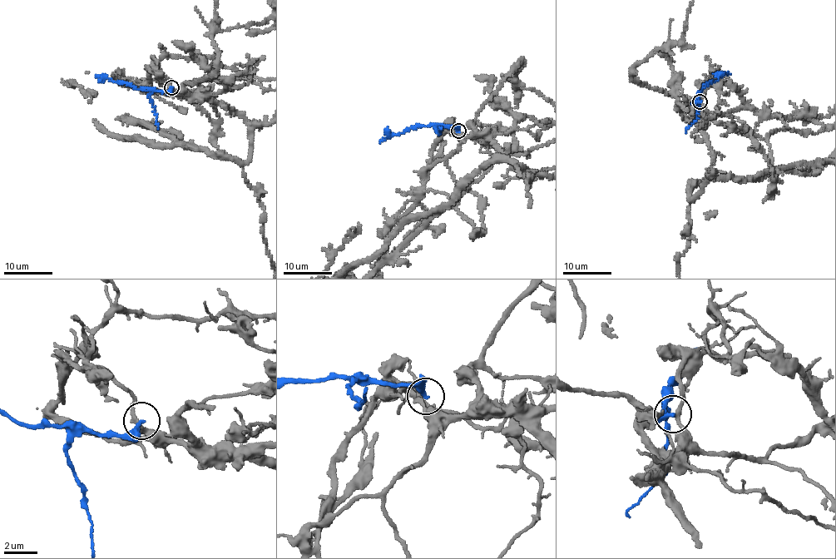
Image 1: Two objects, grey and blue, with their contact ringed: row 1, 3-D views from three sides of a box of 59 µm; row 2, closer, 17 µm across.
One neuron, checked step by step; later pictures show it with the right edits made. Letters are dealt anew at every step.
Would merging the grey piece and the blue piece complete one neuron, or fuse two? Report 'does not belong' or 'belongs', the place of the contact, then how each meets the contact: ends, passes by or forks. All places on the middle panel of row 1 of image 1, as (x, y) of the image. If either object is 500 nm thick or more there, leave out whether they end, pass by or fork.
does not belong; at (458, 131); grey passes by; blue ends there

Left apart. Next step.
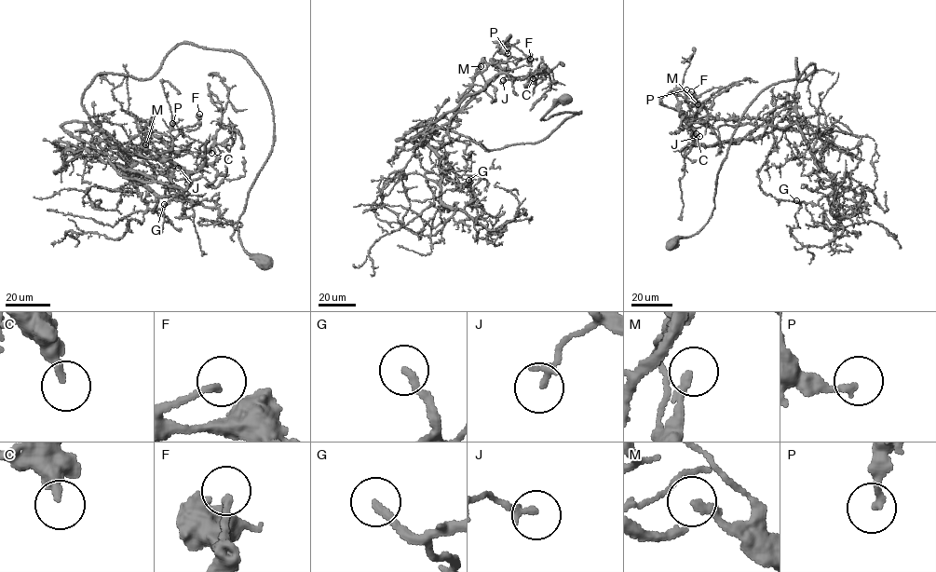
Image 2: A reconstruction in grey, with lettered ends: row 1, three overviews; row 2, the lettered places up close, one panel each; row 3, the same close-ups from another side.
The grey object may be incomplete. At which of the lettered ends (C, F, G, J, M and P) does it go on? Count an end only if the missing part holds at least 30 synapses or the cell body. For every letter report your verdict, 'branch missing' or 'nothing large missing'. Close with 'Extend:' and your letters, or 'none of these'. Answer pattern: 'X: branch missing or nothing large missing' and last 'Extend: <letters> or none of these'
C: nothing large missing
F: nothing large missing
G: branch missing
J: nothing large missing
M: nothing large missing
P: nothing large missing
Extend: G

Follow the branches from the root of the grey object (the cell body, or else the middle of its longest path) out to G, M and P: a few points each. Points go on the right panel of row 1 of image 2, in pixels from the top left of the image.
G: (671, 244), (712, 214), (746, 109), (816, 69), (796, 58), (834, 182), (831, 205), (796, 200)
M: (671, 244), (712, 214), (746, 109), (814, 63), (800, 81), (796, 59), (796, 123), (783, 128), (698, 104)
P: (671, 244), (712, 214), (746, 109), (816, 69), (799, 80), (796, 59), (783, 128), (660, 102), (686, 89)

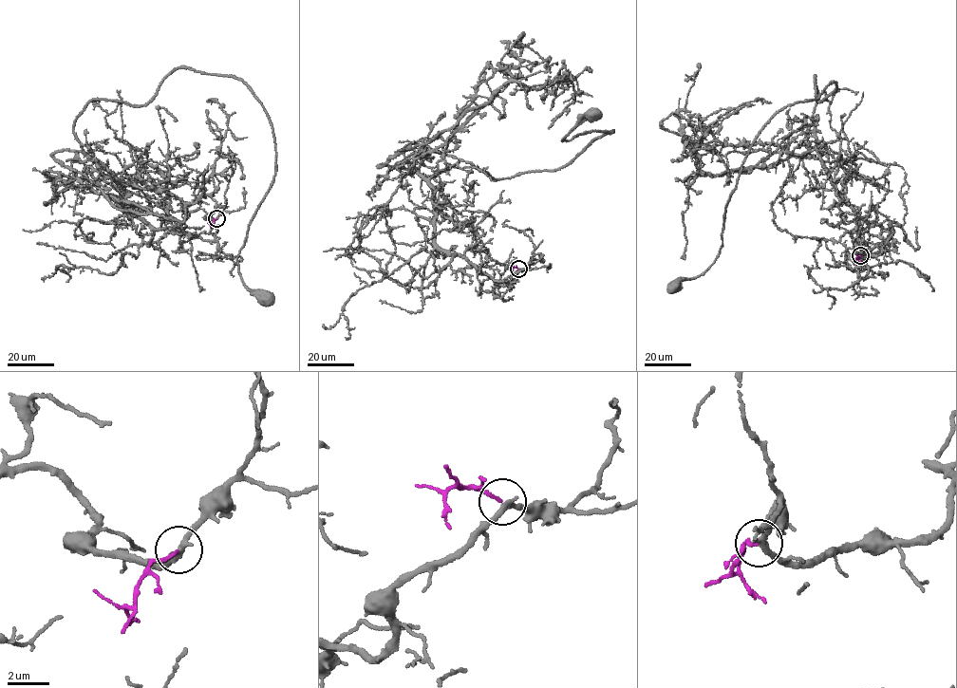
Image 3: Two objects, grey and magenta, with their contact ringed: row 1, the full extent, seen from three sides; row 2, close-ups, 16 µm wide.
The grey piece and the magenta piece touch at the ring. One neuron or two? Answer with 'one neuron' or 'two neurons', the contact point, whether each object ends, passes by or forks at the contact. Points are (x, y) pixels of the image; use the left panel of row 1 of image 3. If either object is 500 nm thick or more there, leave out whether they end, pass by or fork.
one neuron | (216, 218) | grey passes by | magenta ends

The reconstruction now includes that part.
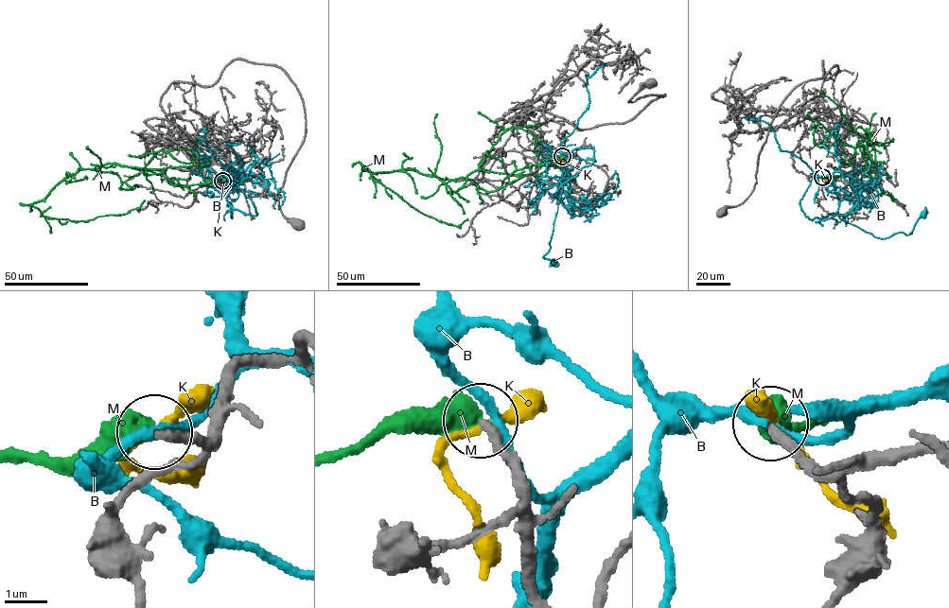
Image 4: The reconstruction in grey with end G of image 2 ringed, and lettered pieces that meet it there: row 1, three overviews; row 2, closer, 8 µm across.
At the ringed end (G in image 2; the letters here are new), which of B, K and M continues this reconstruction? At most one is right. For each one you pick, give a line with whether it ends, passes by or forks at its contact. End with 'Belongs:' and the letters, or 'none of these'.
Belongs: none of these

